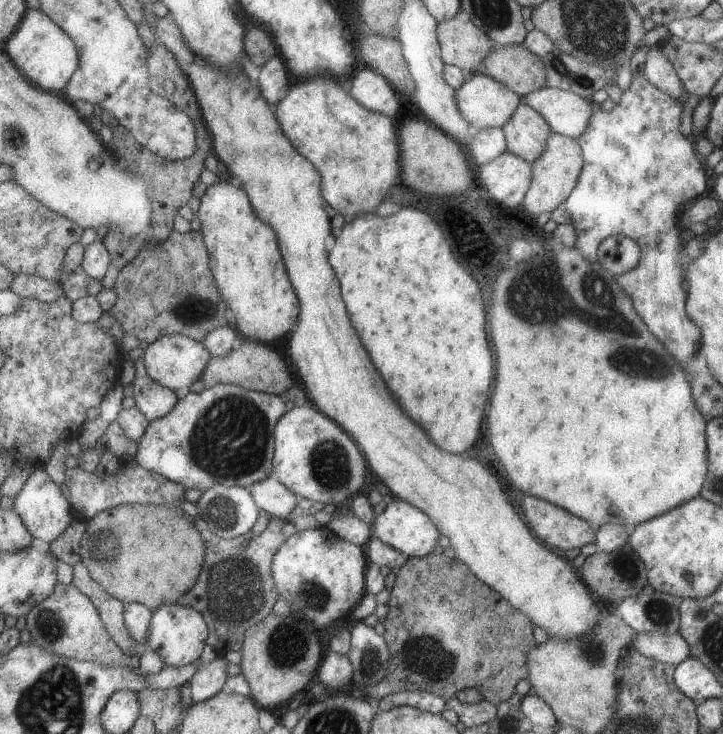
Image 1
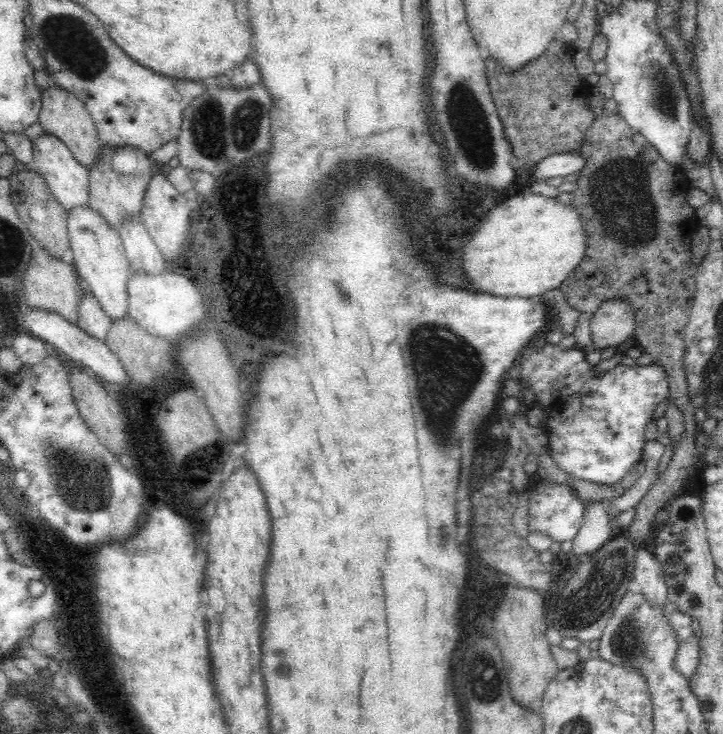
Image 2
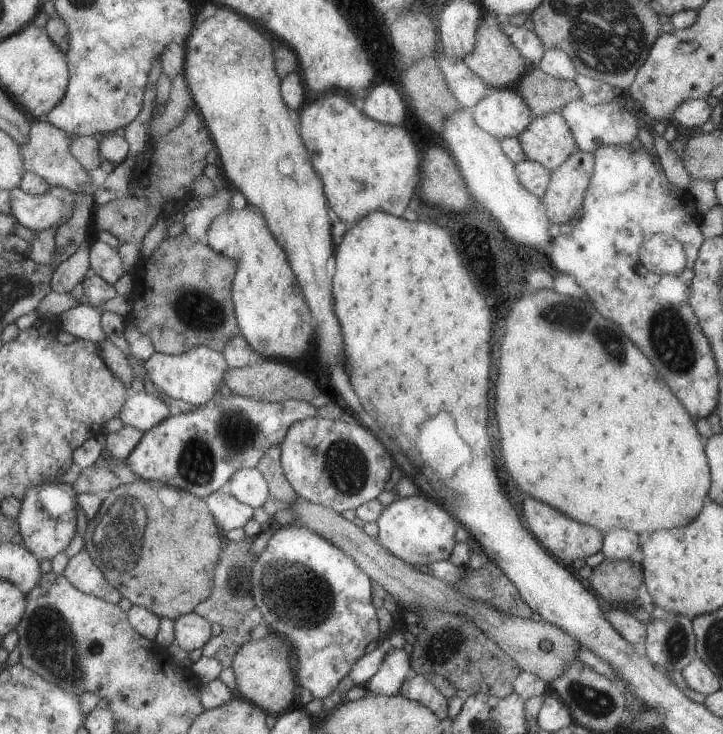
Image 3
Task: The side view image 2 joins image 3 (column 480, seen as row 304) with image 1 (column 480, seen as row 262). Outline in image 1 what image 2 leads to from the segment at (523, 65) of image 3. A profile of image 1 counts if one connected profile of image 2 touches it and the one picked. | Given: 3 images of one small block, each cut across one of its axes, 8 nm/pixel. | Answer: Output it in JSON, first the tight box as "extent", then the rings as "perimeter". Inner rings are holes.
{"extent":[436,18,494,75],"perimeter":[[[455,18],[441,20],[436,24],[436,38],[440,48],[440,58],[444,65],[459,68],[467,75],[476,72],[475,68],[481,66],[481,60],[491,52],[494,43],[479,28],[471,22],[462,22]]]}

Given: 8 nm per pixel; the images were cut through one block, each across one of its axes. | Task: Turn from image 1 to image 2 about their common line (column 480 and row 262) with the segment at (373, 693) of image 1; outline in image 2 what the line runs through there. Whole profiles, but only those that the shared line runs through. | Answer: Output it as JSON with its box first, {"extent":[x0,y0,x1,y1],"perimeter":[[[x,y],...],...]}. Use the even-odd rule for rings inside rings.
{"extent":[558,111,701,547],"perimeter":[[[605,111],[602,116],[595,117],[579,150],[586,158],[586,168],[580,174],[578,188],[574,190],[574,202],[571,204],[580,212],[583,229],[587,234],[588,250],[586,258],[558,289],[571,308],[589,316],[594,314],[604,301],[610,299],[624,299],[632,305],[636,316],[636,330],[633,336],[638,340],[642,352],[650,354],[655,362],[664,367],[668,375],[669,396],[685,418],[685,432],[679,447],[671,456],[664,473],[659,479],[653,479],[648,492],[635,506],[632,523],[622,530],[622,534],[626,535],[635,547],[641,547],[652,532],[656,513],[662,510],[666,502],[672,501],[675,495],[680,494],[681,487],[691,478],[693,467],[698,461],[695,437],[701,432],[701,427],[694,421],[694,405],[690,405],[690,399],[686,397],[687,379],[682,364],[685,346],[682,334],[689,322],[696,292],[698,265],[694,263],[692,255],[691,235],[700,226],[700,222],[695,216],[695,210],[683,201],[689,188],[684,170],[679,165],[664,161],[646,138],[628,126],[622,115]]]}

